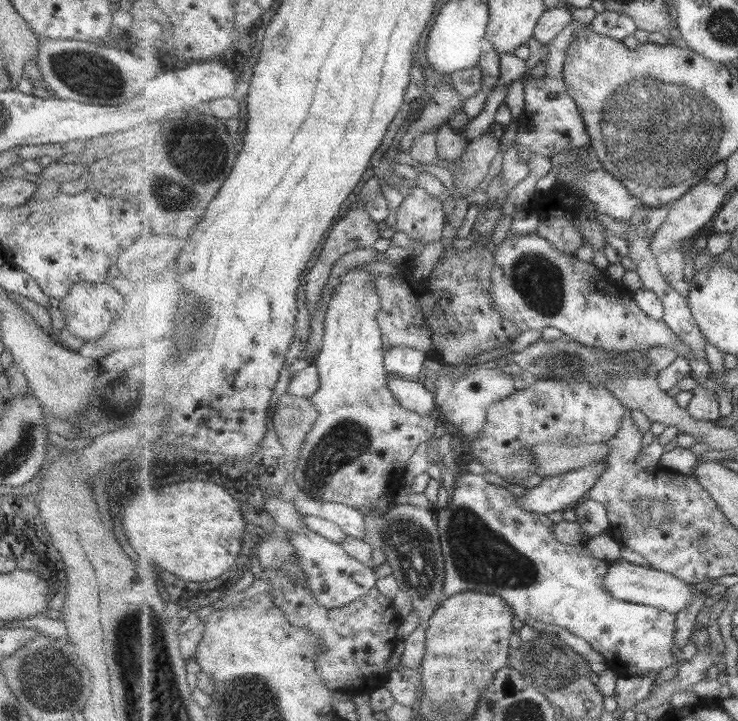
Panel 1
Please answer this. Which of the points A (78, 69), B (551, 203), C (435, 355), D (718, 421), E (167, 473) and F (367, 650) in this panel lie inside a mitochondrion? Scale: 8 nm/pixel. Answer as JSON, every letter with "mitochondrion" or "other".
{"A":"mitochondrion","B":"other","C":"other","D":"other","E":"other","F":"other"}

